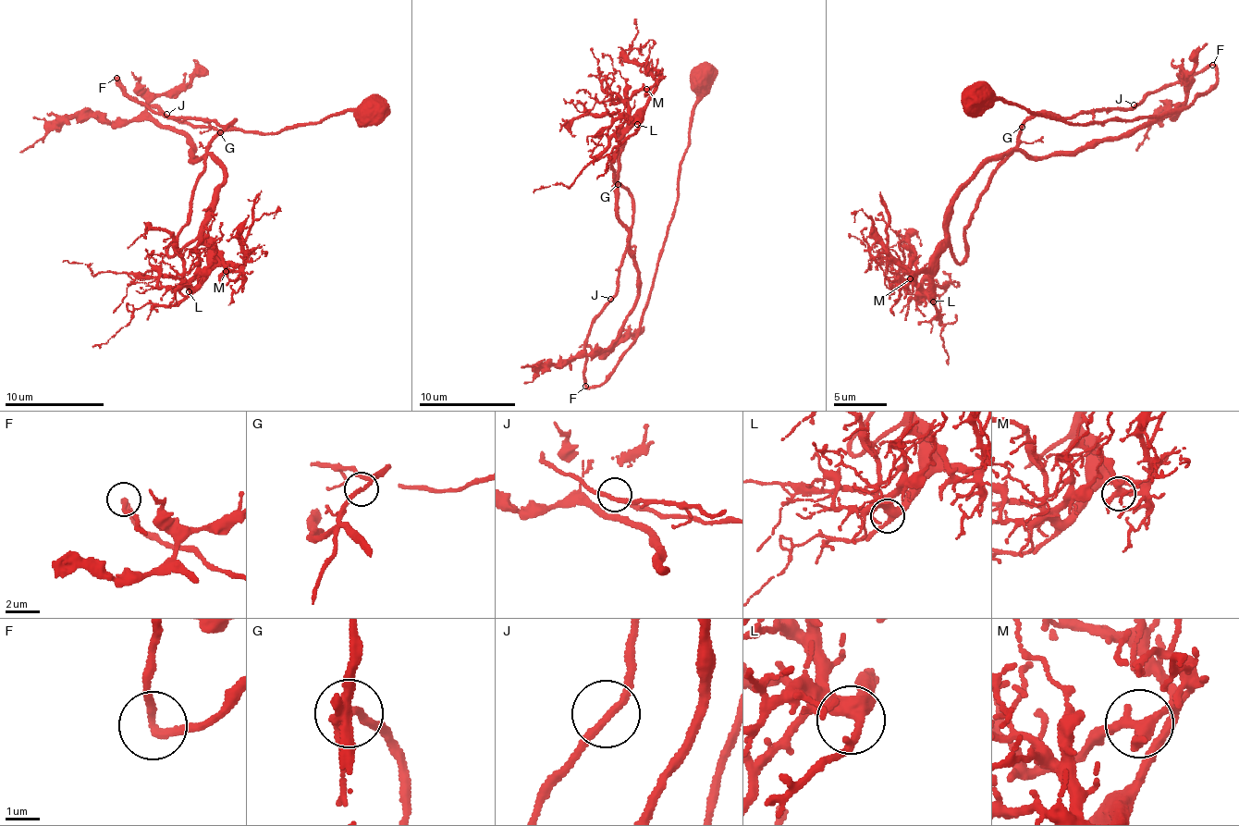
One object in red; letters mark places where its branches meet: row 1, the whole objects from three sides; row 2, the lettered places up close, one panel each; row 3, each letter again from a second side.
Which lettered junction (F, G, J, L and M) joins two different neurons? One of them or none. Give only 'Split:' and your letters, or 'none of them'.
Split: none of them

